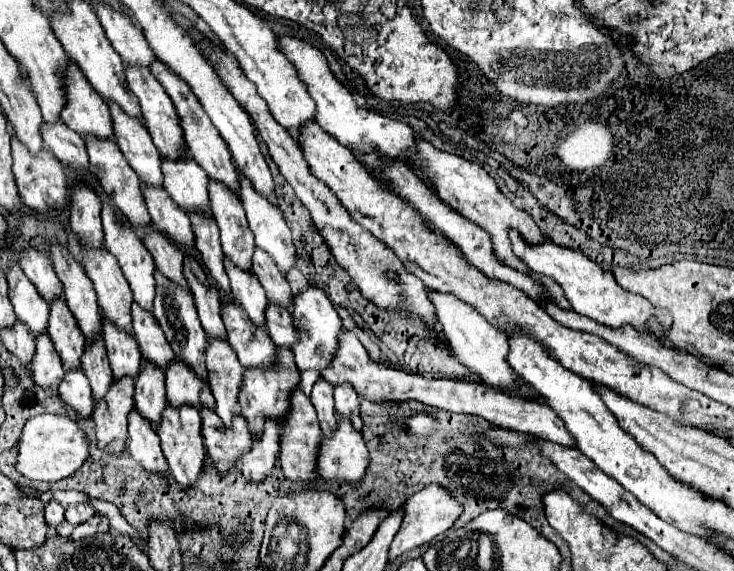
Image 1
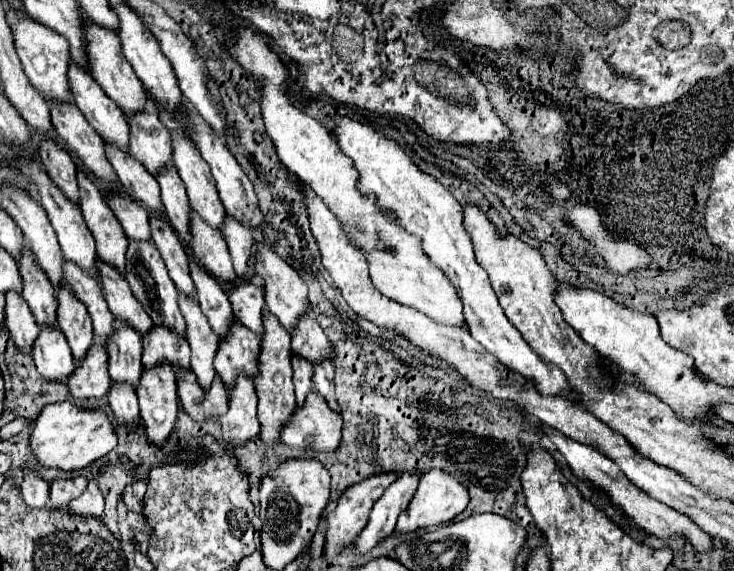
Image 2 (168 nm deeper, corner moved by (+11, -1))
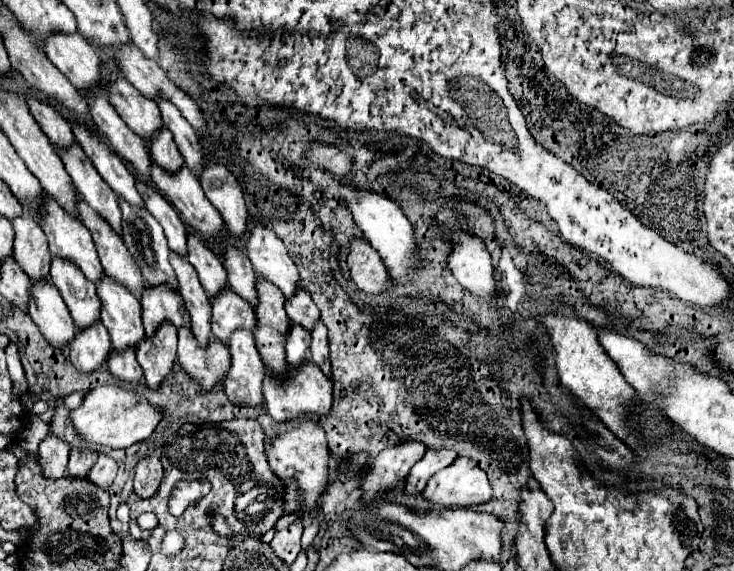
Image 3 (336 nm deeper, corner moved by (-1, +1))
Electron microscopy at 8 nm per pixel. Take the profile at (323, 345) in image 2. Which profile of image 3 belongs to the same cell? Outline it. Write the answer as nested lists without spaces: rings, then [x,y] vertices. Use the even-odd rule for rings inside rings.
[[[298,289],[298,293],[294,293],[292,299],[286,299],[286,313],[290,315],[292,321],[302,323],[308,331],[320,319],[318,307],[314,305],[312,297],[304,289]]]

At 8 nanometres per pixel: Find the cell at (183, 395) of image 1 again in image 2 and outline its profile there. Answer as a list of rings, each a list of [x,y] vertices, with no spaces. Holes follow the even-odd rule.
[[[154,327],[144,339],[142,363],[144,367],[156,367],[158,363],[170,363],[172,367],[180,367],[190,371],[190,347],[186,339],[166,327]]]

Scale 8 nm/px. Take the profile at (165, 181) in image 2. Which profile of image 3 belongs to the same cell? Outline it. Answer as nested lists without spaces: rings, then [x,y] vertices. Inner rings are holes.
[[[162,127],[160,133],[158,133],[158,137],[154,137],[150,153],[154,155],[156,163],[162,169],[168,169],[168,171],[176,171],[184,163],[180,151],[178,151],[178,147],[176,147],[176,143],[172,139],[172,133],[166,127]]]

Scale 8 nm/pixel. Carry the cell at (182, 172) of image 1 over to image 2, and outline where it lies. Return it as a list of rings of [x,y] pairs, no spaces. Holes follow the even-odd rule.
[[[154,109],[130,117],[128,123],[130,123],[130,153],[134,155],[134,159],[144,163],[150,175],[156,177],[162,169],[172,165],[168,129],[160,123],[158,113]]]

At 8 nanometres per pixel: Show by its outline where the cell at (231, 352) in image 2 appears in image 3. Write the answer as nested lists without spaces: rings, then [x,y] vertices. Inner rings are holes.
[[[224,289],[224,293],[218,295],[218,301],[210,303],[212,303],[212,317],[210,317],[212,335],[218,337],[220,341],[226,343],[232,331],[238,327],[254,331],[256,327],[254,309],[246,305],[246,301],[242,301],[242,297],[238,297],[238,293],[234,293],[232,289]]]

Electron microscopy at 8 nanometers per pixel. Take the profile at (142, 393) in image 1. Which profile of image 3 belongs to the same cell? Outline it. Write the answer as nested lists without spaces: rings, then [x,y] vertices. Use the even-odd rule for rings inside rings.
[[[110,277],[98,281],[98,297],[102,301],[102,323],[112,337],[112,347],[126,349],[136,347],[146,335],[142,327],[142,305],[138,297],[122,289]]]

